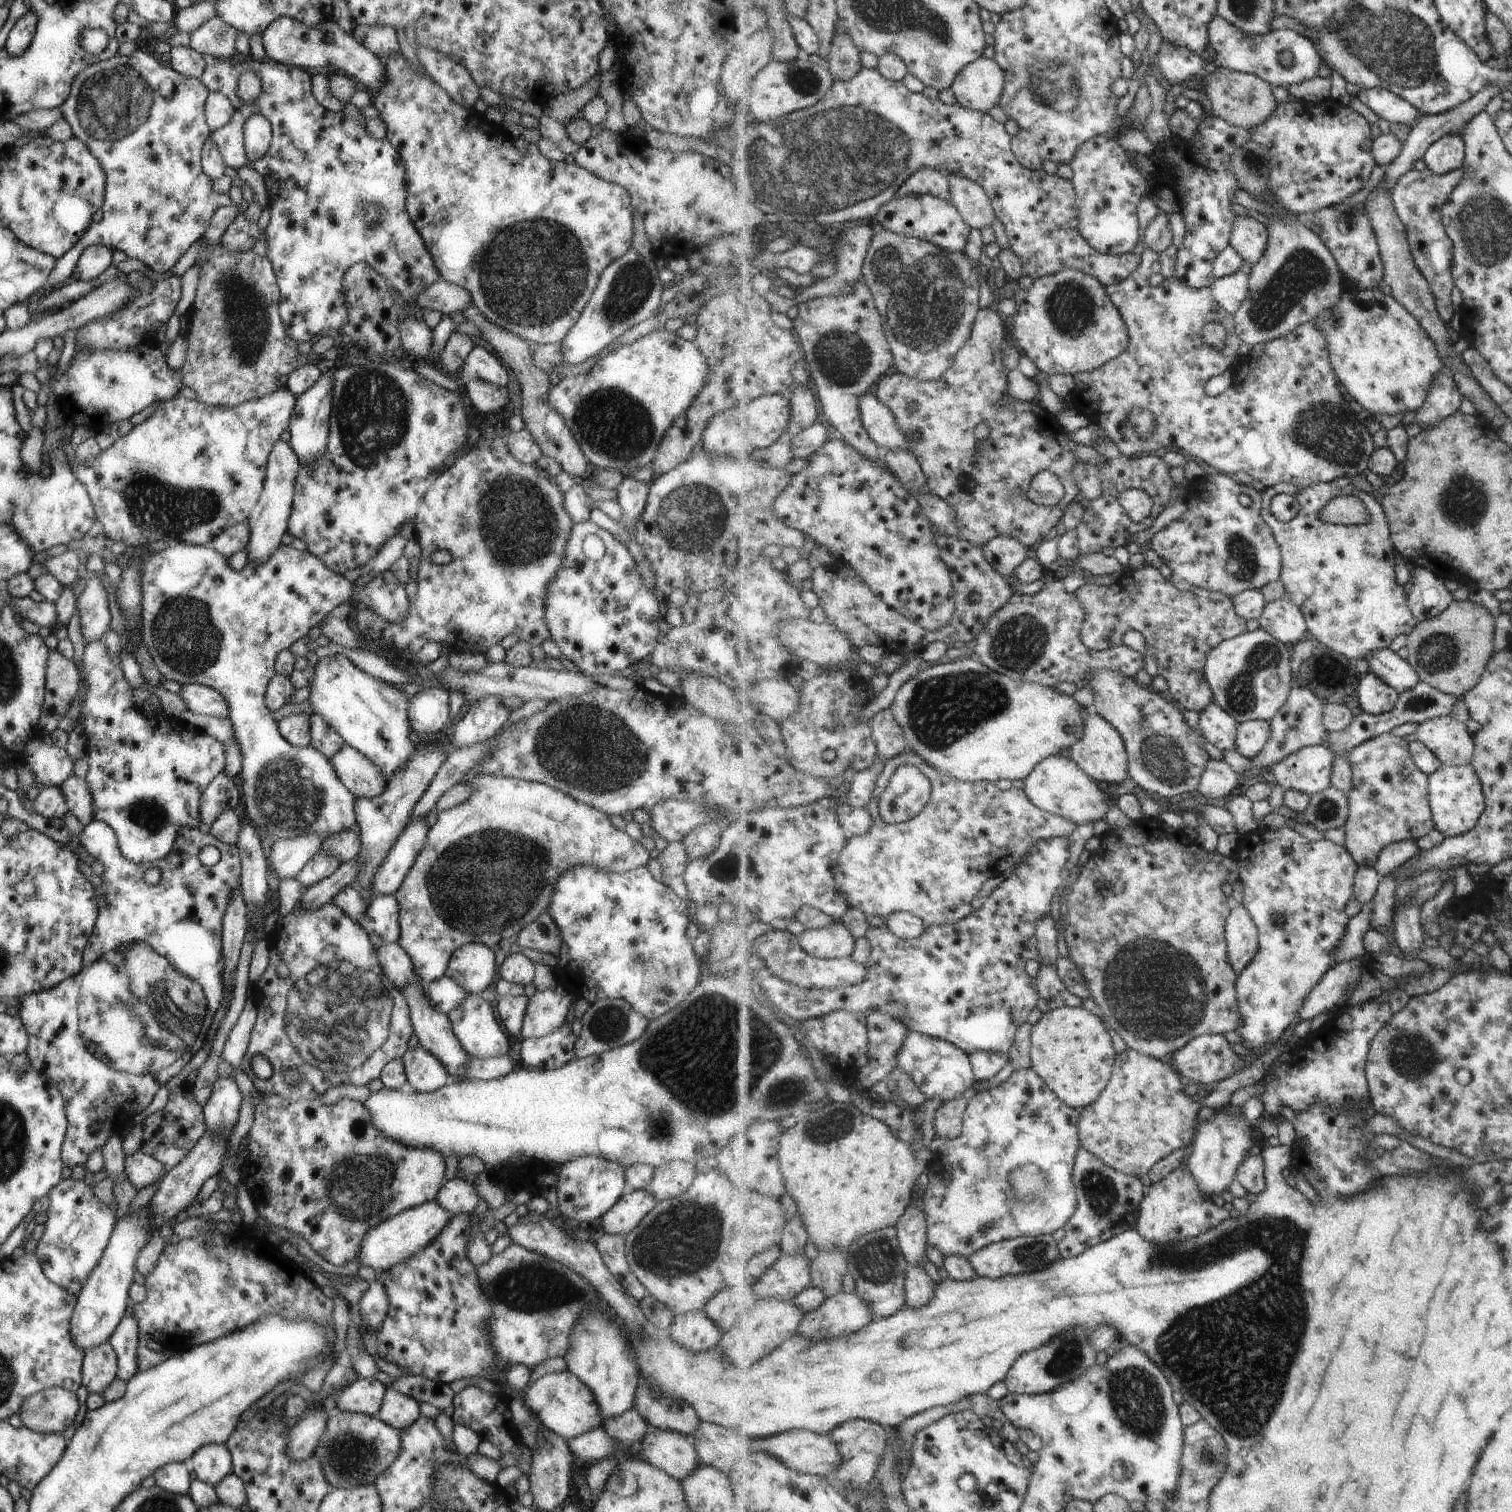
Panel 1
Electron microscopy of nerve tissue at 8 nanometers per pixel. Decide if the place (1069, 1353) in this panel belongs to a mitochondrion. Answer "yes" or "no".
yes

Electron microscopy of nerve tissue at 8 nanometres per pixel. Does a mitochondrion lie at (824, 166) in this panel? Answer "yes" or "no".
yes

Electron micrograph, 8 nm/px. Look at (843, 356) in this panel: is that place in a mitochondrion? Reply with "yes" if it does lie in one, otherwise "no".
yes

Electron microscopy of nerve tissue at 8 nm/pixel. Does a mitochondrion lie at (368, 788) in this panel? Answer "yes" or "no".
no

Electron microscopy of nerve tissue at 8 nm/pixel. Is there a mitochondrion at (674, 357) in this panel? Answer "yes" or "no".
no

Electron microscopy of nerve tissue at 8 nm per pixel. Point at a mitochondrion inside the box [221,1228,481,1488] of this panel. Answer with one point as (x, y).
(351, 1456)

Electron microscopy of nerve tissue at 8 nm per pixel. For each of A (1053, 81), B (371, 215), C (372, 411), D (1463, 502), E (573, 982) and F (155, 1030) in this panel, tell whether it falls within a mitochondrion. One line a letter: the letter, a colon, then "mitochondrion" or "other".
A: mitochondrion
B: mitochondrion
C: mitochondrion
D: mitochondrion
E: other
F: mitochondrion

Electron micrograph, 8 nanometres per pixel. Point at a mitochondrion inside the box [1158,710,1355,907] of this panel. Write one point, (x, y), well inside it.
(1327, 810)

